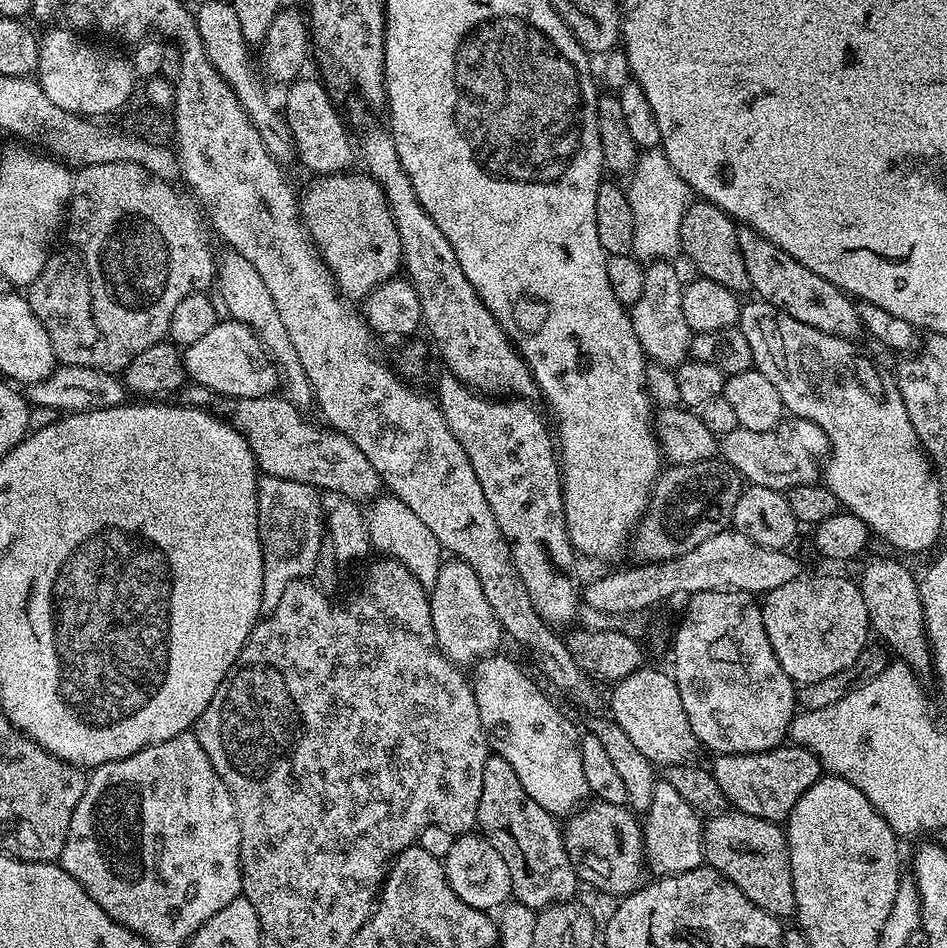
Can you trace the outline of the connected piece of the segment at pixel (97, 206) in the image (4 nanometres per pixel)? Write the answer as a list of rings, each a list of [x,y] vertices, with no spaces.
[[[130,162],[86,164],[73,175],[72,199],[66,208],[65,234],[67,228],[68,232],[65,238],[63,235],[59,247],[49,255],[46,266],[42,266],[42,274],[38,274],[38,278],[34,278],[34,282],[29,284],[26,289],[26,299],[30,310],[34,310],[38,322],[42,322],[42,326],[50,338],[50,346],[60,364],[94,366],[98,370],[117,374],[123,373],[124,369],[130,366],[130,362],[134,362],[134,358],[138,358],[138,354],[142,354],[142,350],[147,350],[150,346],[161,343],[167,337],[170,314],[174,314],[174,306],[178,306],[178,302],[182,302],[182,298],[186,298],[195,292],[211,289],[211,284],[213,287],[216,280],[218,260],[214,252],[212,256],[212,248],[208,245],[209,233],[206,231],[205,225],[202,223],[201,213],[194,207],[193,201],[183,191],[180,193],[175,188],[176,186],[175,183],[158,178],[147,172],[142,166]]]

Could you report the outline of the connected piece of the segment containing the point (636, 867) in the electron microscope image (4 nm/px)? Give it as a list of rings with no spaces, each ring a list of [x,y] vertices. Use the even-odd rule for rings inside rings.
[[[593,799],[563,821],[562,831],[570,862],[583,883],[615,898],[629,896],[645,883],[642,824],[625,805]]]

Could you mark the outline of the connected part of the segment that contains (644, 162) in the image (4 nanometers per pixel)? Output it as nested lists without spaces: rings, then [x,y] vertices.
[[[647,149],[637,157],[626,191],[634,217],[633,255],[644,262],[668,260],[672,255],[677,255],[680,252],[681,220],[690,203],[692,191],[661,149]]]

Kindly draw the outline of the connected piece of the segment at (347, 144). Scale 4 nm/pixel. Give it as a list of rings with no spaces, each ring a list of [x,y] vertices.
[[[301,78],[287,85],[282,103],[284,120],[290,126],[292,141],[296,147],[295,159],[309,168],[316,176],[332,176],[335,172],[346,172],[353,167],[354,140],[348,137],[348,128],[340,112],[332,102],[332,95],[319,79]]]

